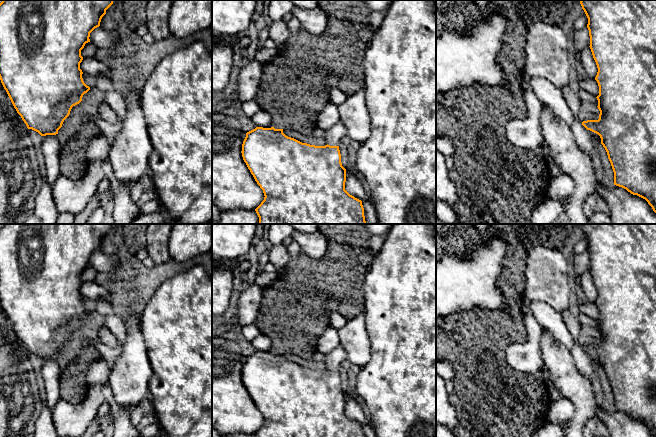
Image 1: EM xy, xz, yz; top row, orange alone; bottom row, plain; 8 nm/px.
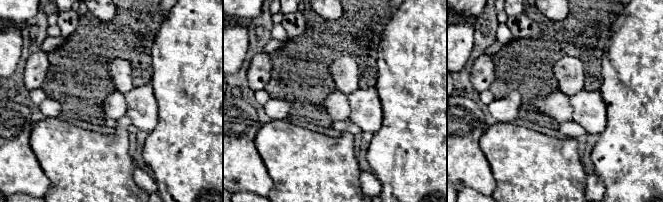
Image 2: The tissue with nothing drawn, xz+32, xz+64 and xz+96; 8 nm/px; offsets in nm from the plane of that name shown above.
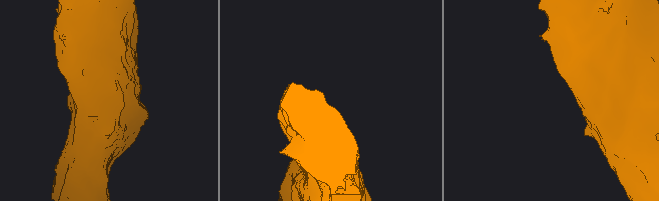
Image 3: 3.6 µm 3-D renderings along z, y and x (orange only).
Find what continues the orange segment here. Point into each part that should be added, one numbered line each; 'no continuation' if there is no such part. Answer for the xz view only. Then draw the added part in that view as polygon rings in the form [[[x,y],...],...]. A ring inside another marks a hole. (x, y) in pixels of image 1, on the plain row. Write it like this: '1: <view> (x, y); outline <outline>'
1: xz (333, 359); outline [[[339,344],[331,352],[324,354],[324,362],[328,369],[338,370],[341,367],[341,363],[346,360],[346,357],[343,347]]]

